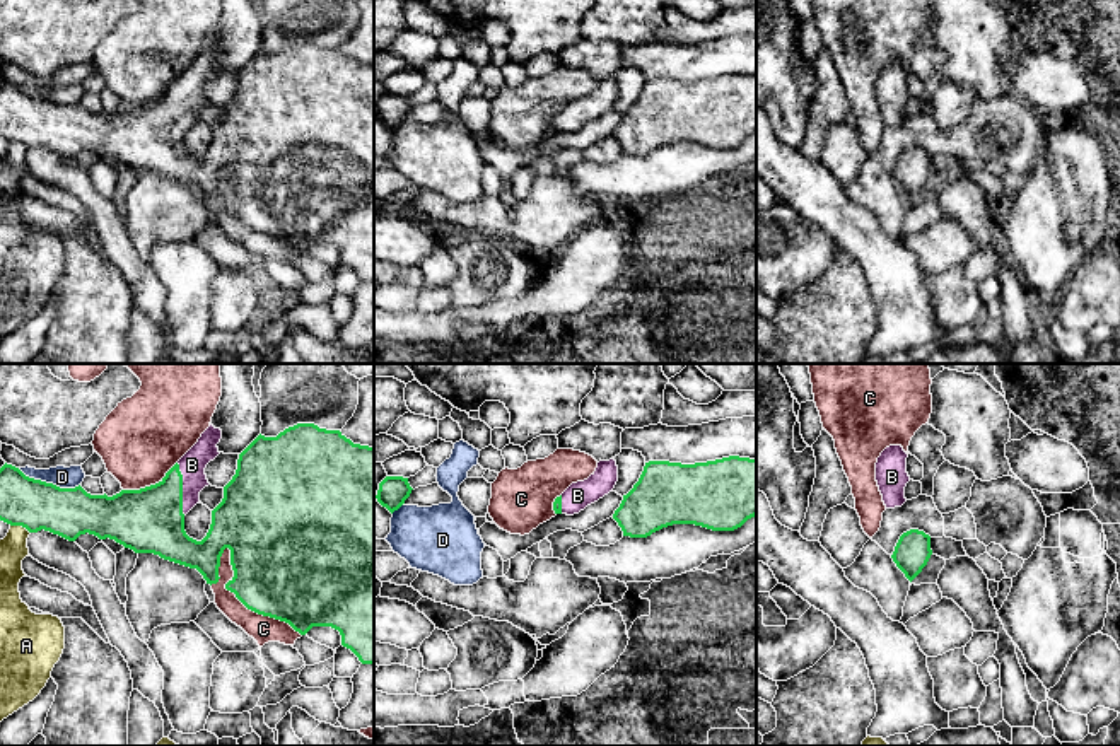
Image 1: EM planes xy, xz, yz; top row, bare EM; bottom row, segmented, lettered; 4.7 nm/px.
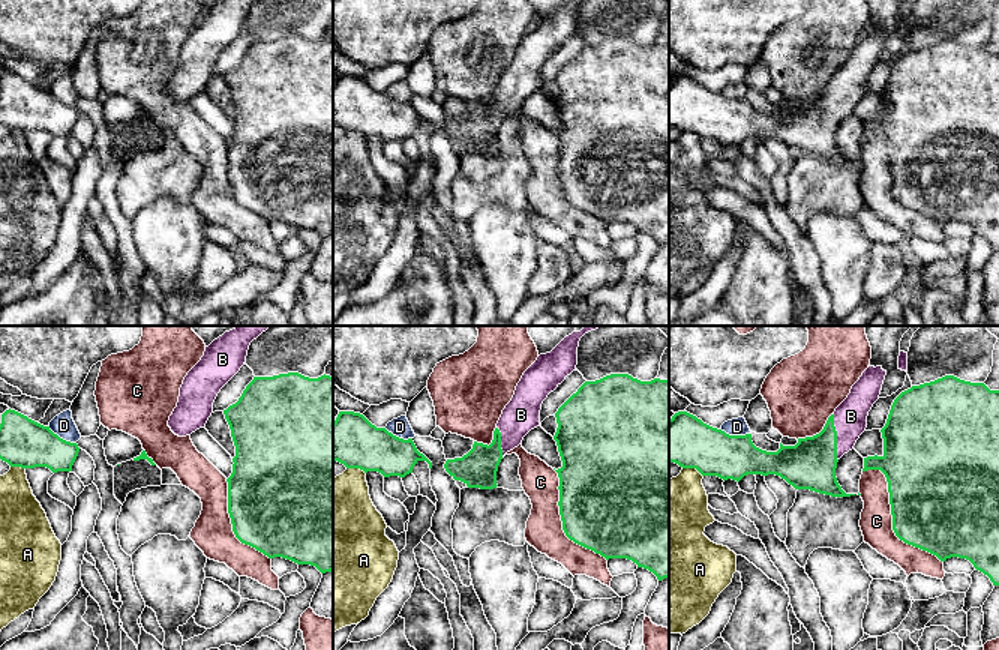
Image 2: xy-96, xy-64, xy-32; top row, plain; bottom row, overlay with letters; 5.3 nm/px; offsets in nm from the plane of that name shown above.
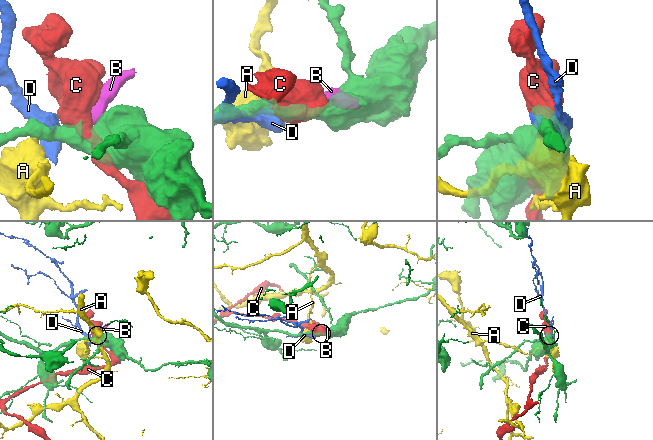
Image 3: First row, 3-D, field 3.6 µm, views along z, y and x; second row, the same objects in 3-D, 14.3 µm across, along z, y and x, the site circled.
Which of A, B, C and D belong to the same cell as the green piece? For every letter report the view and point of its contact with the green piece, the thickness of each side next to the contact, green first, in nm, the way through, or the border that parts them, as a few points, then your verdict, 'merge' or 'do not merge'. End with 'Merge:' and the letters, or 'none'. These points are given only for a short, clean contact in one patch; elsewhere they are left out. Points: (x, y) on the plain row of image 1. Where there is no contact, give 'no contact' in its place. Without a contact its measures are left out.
A: meets green in xy at (21, 142); 240 nm thick on the green side, 130 nm on the other; do not merge
B: meets green in xy at (181, 106); 300 nm thick on the green side, 120 nm on the other; merge
C: meets green in xy at (243, 221); 480 nm thick on the green side, 130 nm on the other; do not merge
D: meets green in xy at (48, 101); 240 nm thick on the green side, 100 nm on the other; do not merge
Merge: B

